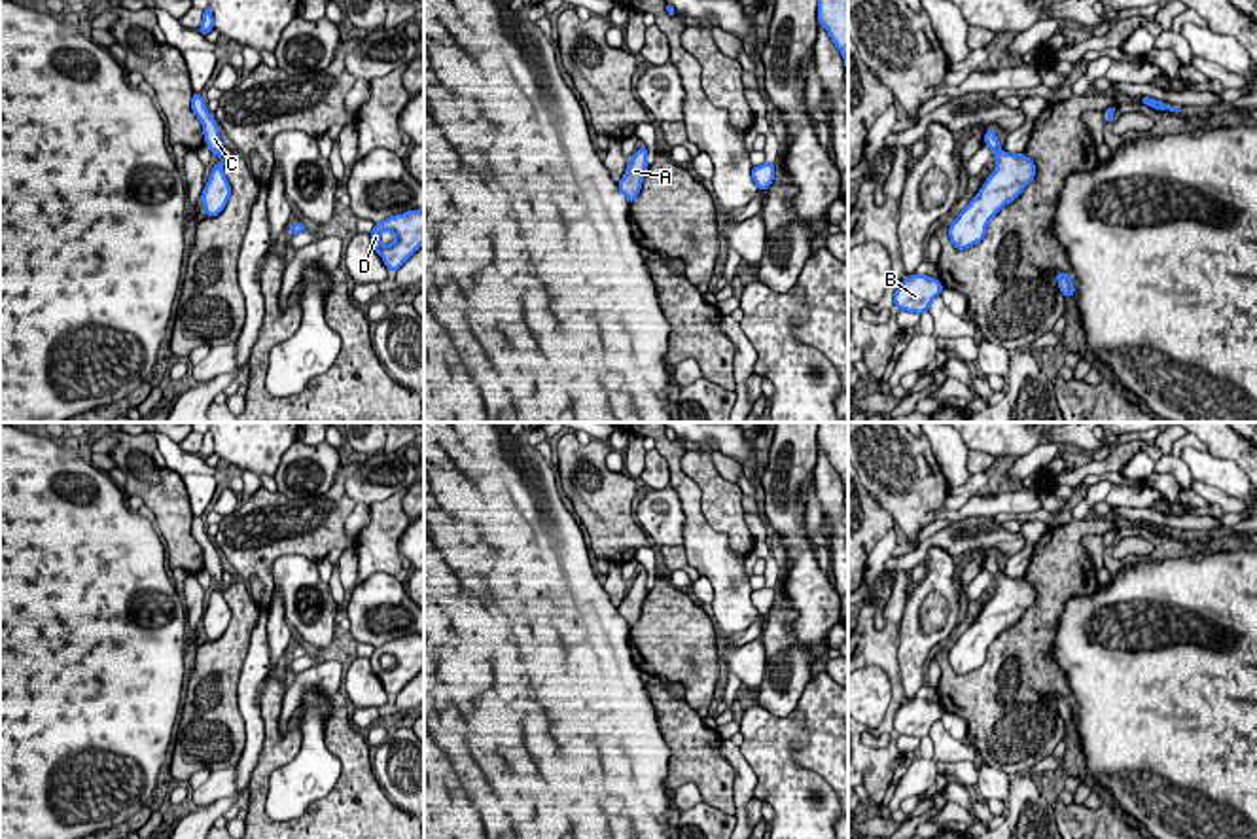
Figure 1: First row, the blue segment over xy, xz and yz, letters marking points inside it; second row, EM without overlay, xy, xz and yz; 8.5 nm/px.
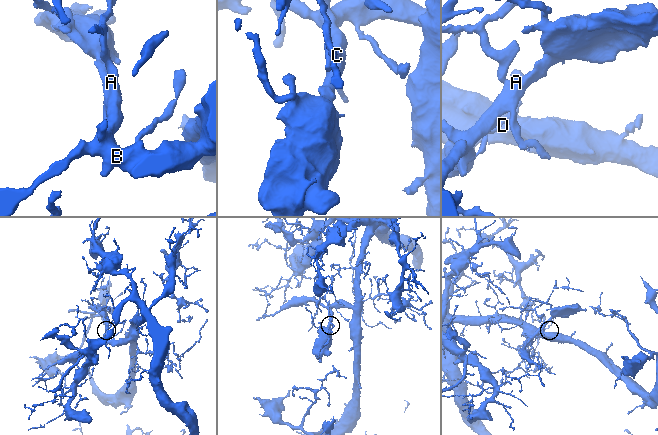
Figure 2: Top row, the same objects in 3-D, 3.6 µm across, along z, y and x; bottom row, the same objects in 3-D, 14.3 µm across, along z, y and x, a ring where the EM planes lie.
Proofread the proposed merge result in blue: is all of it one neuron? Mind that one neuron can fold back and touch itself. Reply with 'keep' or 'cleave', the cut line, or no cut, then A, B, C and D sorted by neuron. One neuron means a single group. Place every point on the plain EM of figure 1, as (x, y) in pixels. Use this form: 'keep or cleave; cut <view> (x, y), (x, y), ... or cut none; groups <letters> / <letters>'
keep; cut none; groups A B C D

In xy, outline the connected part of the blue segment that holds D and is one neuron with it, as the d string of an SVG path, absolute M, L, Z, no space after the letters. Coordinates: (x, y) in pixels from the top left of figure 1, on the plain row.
M424 633L375 648L371 669L388 695L398 695L424 669Z

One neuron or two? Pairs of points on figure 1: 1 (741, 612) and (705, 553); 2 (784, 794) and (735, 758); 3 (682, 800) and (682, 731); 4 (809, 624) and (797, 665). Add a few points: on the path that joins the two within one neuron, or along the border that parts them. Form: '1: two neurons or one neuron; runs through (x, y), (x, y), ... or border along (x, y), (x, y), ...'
1: one neuron; runs through (731, 597), (724, 588), (724, 572), (720, 569)
2: two neurons; border along (739, 747), (756, 775), (754, 796)
3: two neurons; border along (671, 792), (691, 783), (703, 800)
4: two neurons; border along (788, 601), (796, 612), (790, 631), (814, 660)

